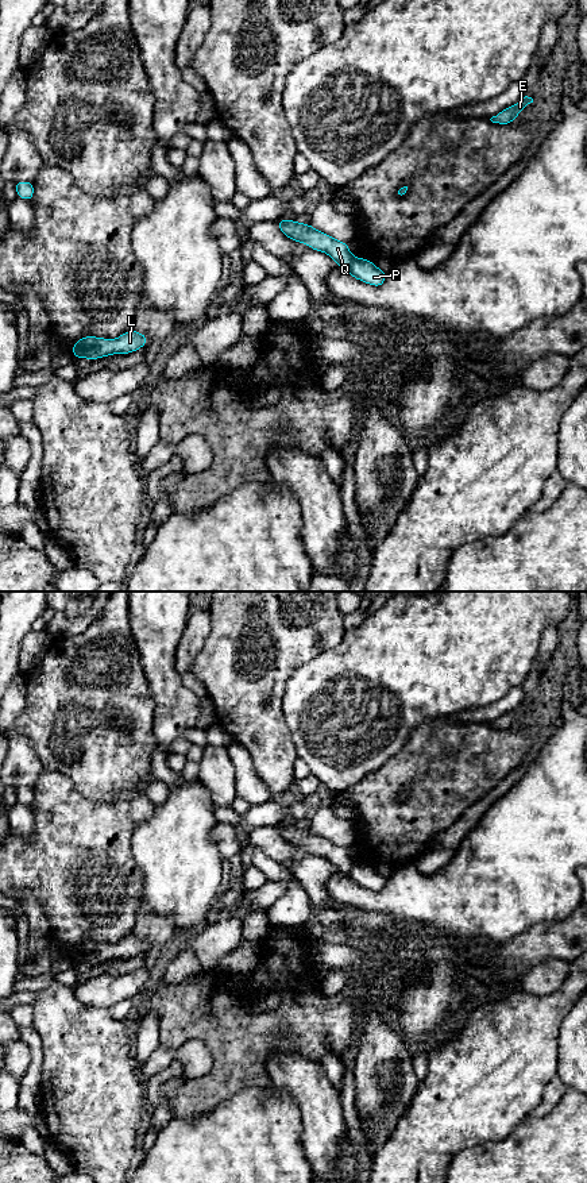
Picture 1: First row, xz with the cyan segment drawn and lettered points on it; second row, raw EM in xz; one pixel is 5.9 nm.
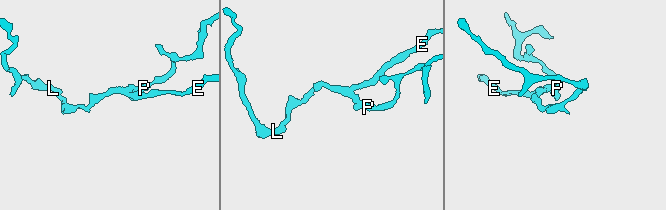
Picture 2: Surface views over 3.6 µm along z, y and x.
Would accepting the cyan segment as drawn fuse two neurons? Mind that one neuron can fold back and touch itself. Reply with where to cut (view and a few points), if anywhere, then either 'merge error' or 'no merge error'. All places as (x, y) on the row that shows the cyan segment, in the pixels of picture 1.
cut xz (355, 258), (346, 269); merge error

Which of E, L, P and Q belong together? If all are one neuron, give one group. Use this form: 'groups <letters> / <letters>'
groups E L Q / P

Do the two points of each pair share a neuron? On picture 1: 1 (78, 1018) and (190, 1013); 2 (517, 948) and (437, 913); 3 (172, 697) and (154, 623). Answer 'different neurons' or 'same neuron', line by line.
1: different neurons
2: different neurons
3: same neuron

